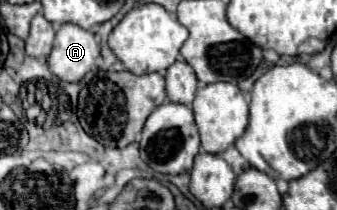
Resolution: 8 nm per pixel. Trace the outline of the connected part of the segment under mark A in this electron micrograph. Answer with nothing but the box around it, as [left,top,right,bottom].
[47,23,99,83]

